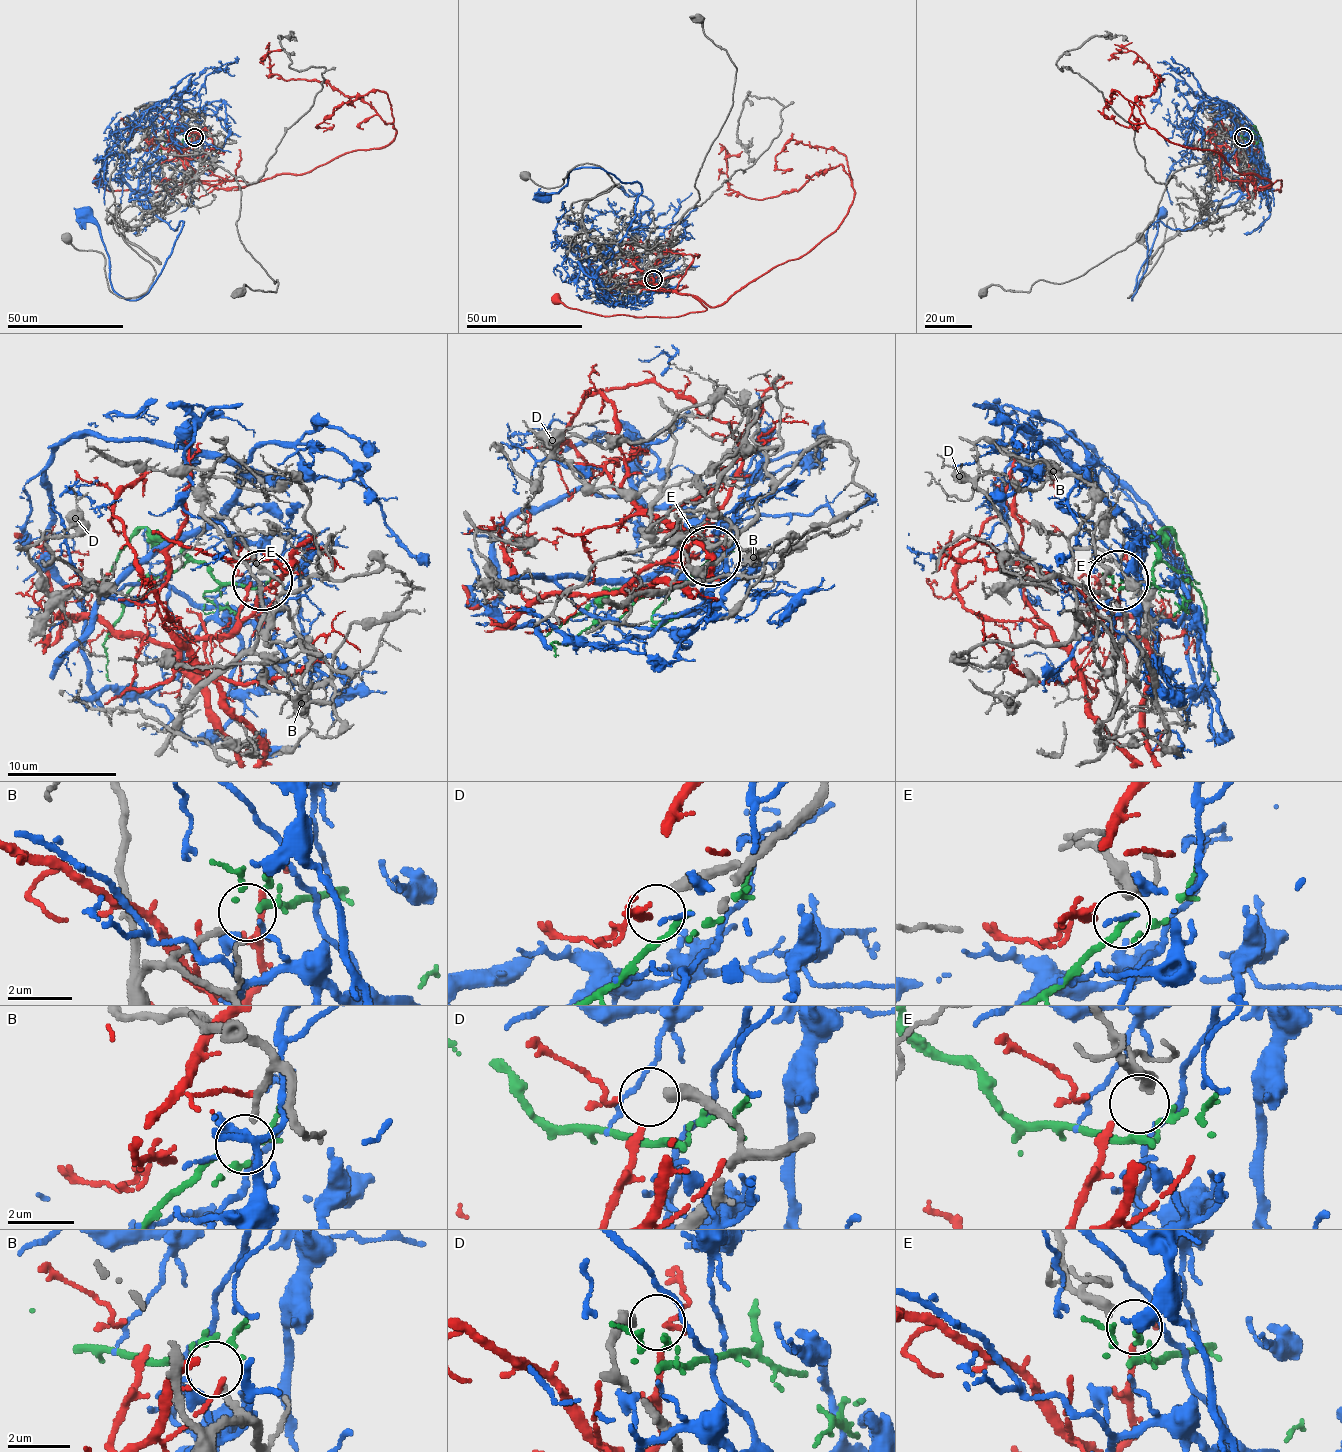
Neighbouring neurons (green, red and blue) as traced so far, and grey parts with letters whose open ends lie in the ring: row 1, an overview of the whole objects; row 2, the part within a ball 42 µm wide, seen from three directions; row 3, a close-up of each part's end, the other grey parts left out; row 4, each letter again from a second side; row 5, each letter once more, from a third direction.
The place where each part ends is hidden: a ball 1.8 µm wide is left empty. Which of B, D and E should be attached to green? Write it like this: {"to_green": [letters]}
{"to_green": ["B"]}

